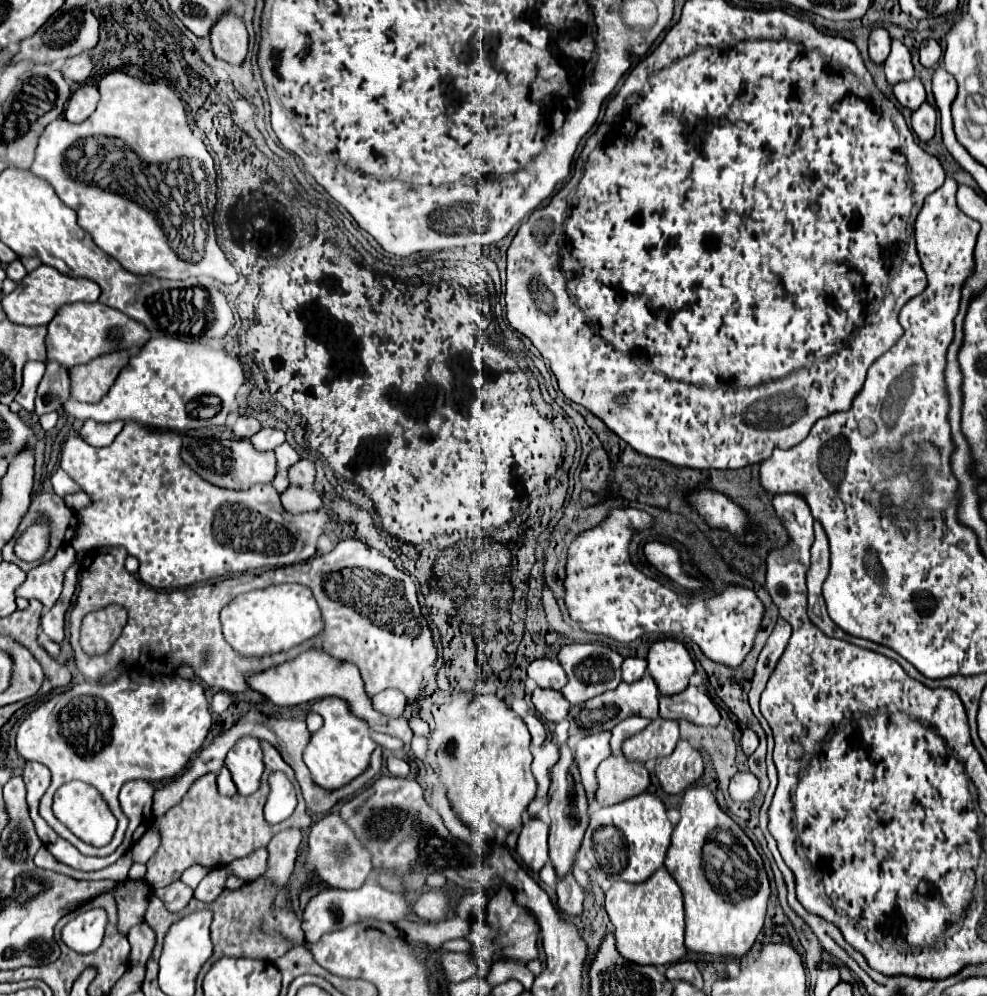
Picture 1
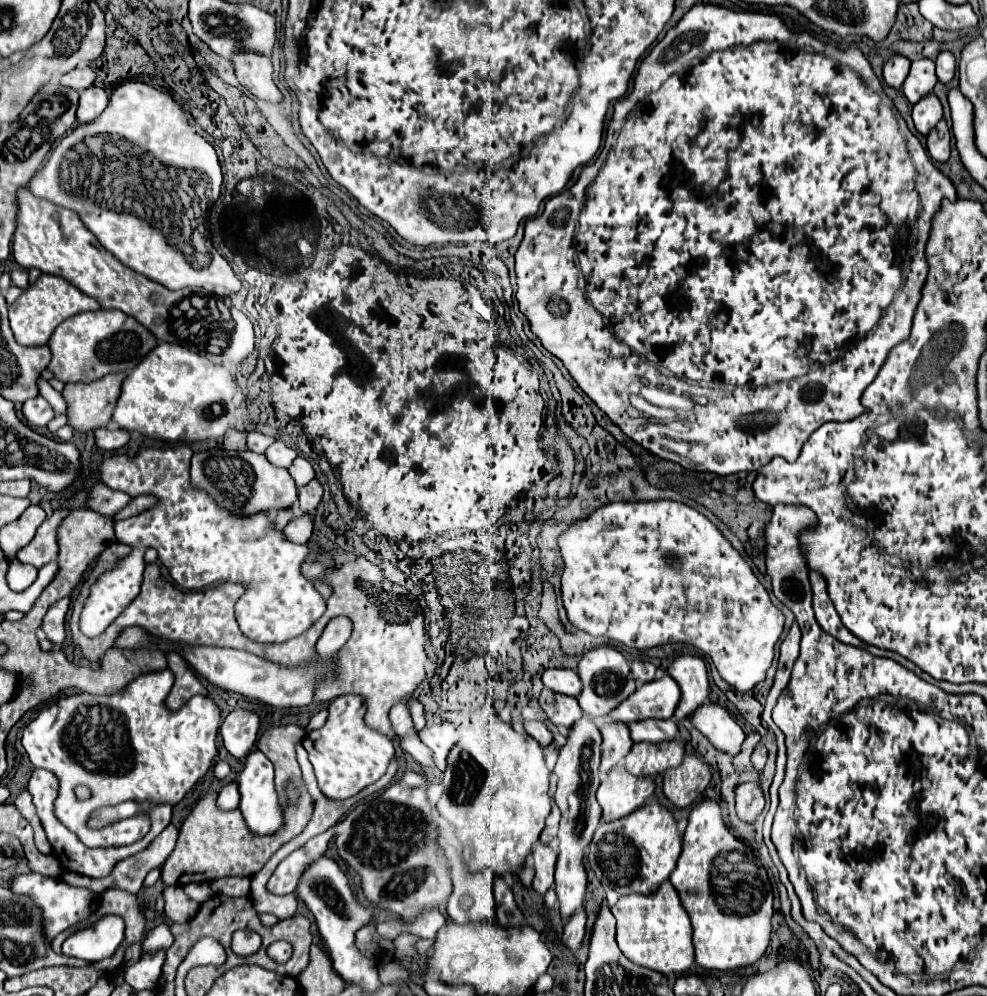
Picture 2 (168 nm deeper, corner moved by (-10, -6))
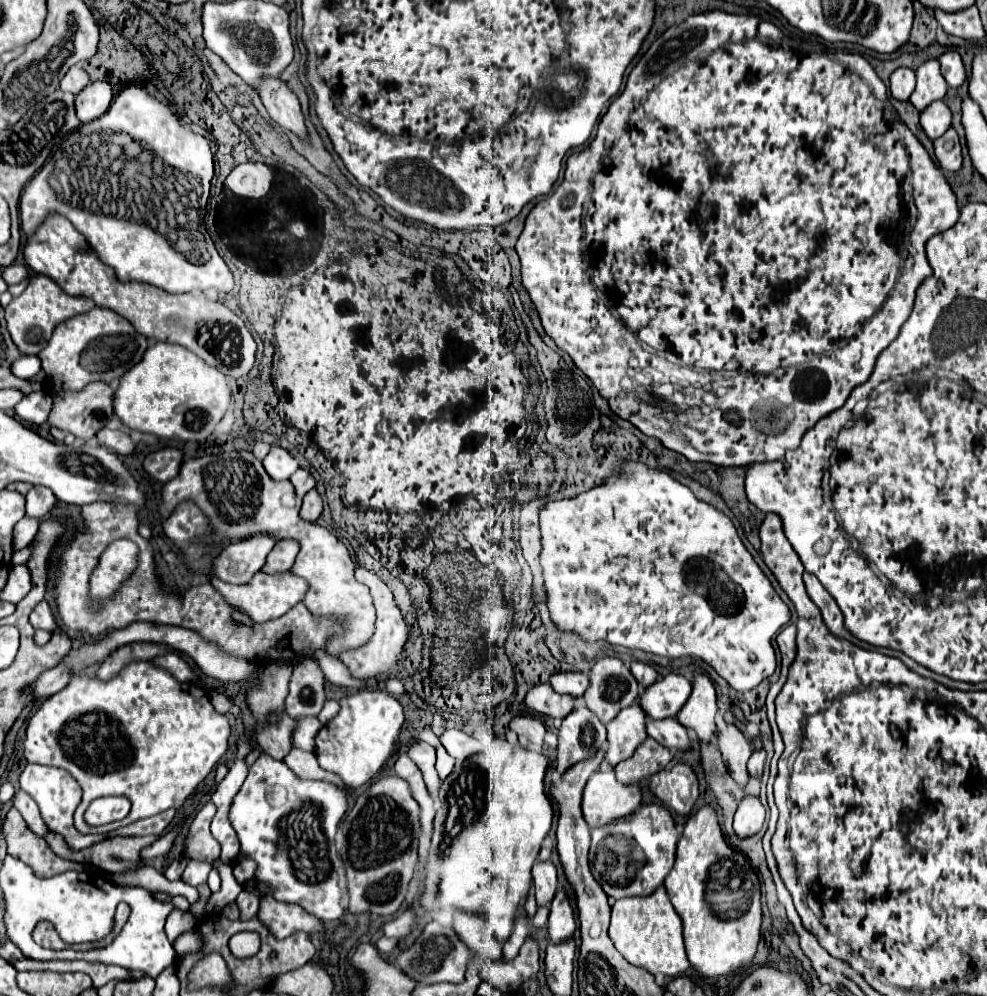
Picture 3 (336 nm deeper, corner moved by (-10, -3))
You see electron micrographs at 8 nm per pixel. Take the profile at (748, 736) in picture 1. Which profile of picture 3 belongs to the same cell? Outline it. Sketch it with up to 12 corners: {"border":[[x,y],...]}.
{"border":[[754,750],[748,760],[748,772],[762,776],[766,750]]}

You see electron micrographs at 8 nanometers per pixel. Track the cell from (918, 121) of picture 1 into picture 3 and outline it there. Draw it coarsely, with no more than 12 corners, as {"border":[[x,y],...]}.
{"border":[[954,128],[934,140],[942,170],[962,168],[962,148]]}

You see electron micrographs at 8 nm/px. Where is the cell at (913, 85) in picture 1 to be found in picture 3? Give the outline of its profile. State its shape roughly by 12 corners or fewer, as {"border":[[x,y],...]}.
{"border":[[942,100],[920,112],[930,140],[950,128],[950,108]]}

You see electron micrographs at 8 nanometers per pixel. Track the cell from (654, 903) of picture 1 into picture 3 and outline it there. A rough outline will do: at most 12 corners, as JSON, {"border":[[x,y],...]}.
{"border":[[668,892],[614,902],[616,950],[652,974],[690,962]]}

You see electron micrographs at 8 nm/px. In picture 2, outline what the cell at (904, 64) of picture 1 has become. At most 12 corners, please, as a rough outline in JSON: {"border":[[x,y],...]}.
{"border":[[932,59],[912,61],[902,93],[914,105],[938,77]]}

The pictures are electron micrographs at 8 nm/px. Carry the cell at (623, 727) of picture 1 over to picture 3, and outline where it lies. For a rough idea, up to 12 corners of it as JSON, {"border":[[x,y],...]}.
{"border":[[676,718],[646,720],[646,732],[666,748],[688,750]]}

